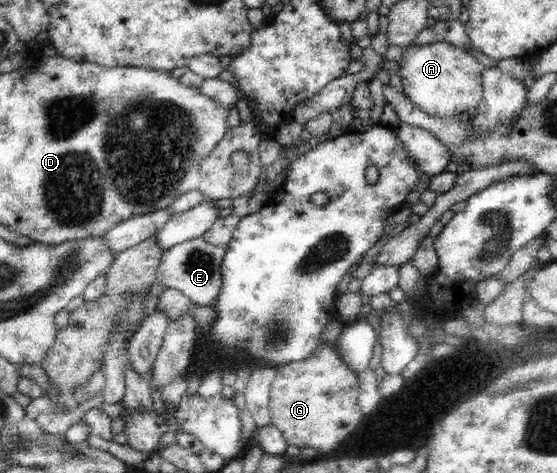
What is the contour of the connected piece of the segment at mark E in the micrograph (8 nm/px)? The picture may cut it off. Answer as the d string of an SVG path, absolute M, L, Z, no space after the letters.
M203 237L191 239L164 250L158 269L157 281L165 288L182 292L199 306L212 306L222 285L222 260L226 249L209 244Z

